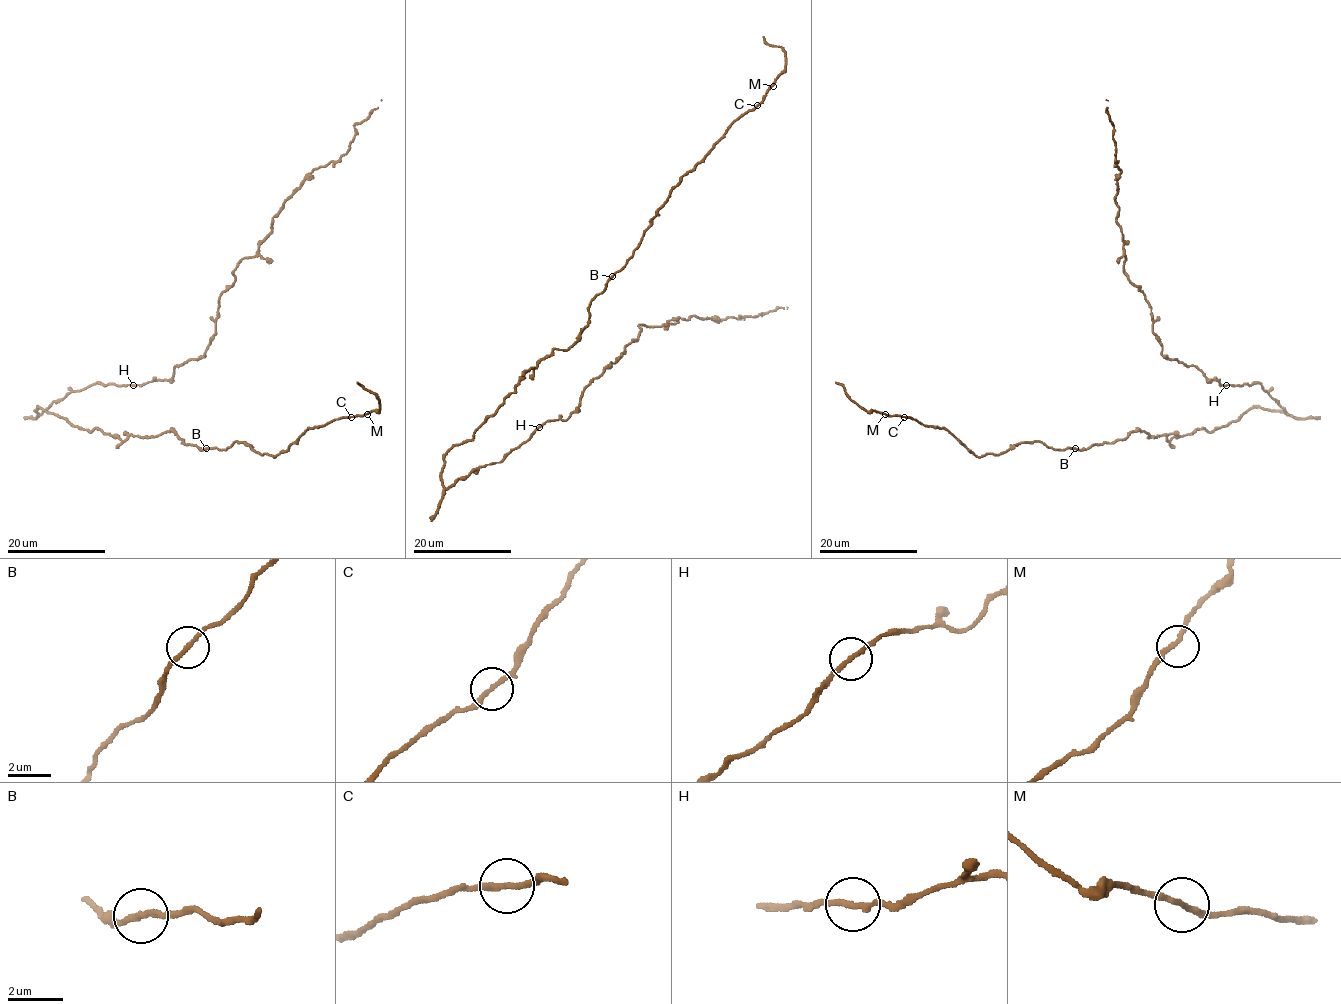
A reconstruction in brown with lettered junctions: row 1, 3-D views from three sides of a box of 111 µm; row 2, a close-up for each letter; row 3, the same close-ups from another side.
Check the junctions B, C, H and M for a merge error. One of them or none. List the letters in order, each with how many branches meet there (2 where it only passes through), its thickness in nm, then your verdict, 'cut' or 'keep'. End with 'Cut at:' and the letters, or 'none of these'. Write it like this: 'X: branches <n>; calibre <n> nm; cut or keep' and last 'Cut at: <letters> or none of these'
B: branches 2; calibre 200 nm; keep
C: branches 2; calibre 200 nm; keep
H: branches 2; calibre 200 nm; keep
M: branches 2; calibre 200 nm; keep
Cut at: none of these

